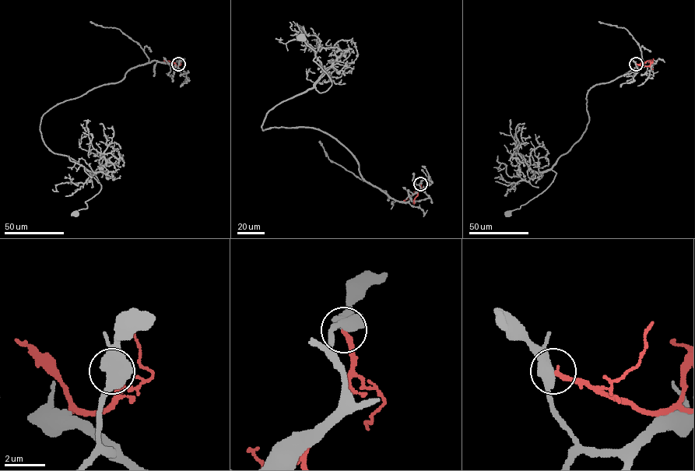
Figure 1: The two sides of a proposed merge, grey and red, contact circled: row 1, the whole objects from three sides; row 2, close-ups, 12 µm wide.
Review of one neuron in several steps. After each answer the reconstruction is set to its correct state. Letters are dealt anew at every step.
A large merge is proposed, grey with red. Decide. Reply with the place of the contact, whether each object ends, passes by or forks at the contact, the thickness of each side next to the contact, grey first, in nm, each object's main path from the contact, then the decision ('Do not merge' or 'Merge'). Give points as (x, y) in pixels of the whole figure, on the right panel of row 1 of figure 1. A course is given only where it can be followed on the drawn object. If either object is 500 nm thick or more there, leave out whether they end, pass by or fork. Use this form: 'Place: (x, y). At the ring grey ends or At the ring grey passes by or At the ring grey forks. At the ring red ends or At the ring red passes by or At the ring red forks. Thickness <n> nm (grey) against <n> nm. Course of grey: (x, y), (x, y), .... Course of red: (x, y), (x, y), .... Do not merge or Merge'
Place: (636, 64). Thickness 600 nm (grey) against 240 nm. Course of grey: (636, 63), (640, 68), (651, 63), (647, 61), (588, 91), (587, 128), (553, 165), (553, 181), (507, 213). Course of red: (636, 63), (642, 66), (651, 59). Do not merge

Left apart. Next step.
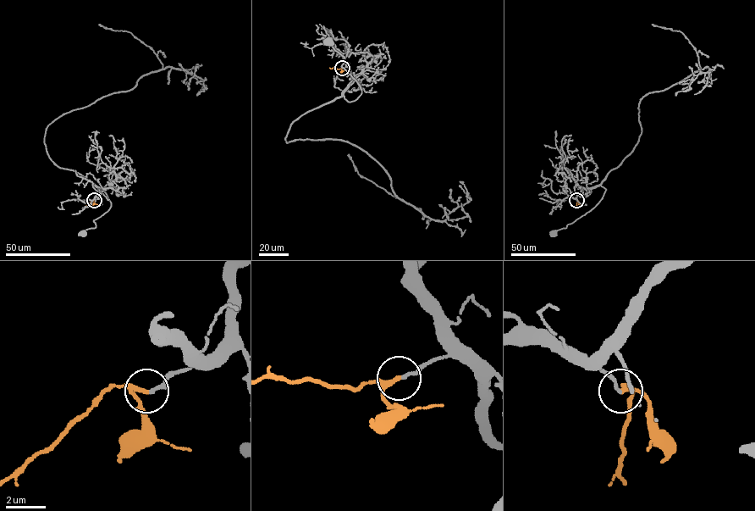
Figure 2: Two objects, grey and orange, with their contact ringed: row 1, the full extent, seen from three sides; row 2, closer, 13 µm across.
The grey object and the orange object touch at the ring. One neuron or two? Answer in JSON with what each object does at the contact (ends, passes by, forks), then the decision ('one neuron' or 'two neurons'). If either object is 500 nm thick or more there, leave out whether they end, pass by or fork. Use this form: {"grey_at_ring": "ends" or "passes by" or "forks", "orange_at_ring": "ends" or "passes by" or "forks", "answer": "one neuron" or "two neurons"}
{"grey_at_ring": "ends", "orange_at_ring": "passes by", "answer": "one neuron"}

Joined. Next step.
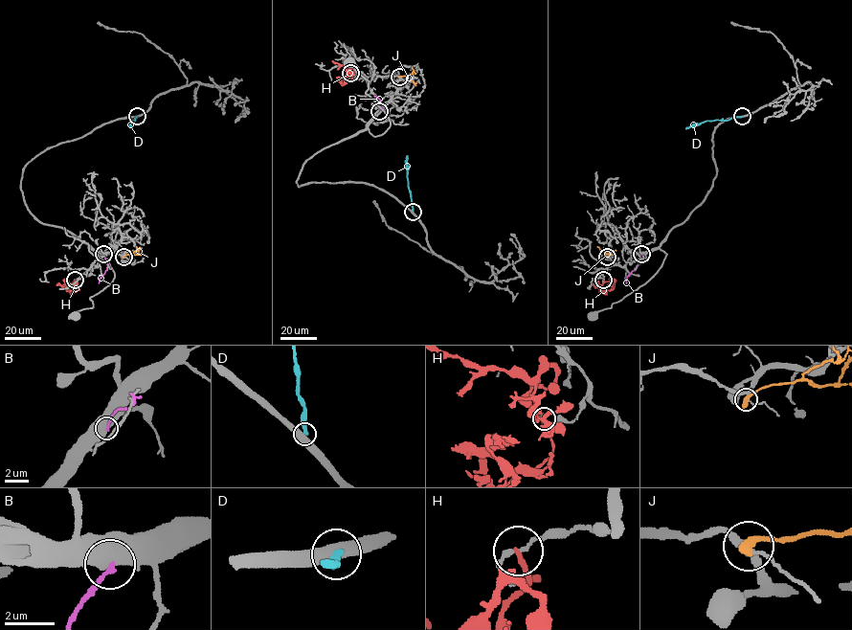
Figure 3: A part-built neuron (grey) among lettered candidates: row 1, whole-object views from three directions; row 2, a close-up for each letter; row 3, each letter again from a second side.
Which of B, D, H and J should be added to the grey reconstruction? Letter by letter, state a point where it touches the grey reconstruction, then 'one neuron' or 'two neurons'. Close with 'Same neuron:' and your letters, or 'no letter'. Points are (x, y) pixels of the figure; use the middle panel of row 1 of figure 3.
B: meets grey at (379, 111); two neurons
D: meets grey at (413, 212); two neurons
H: meets grey at (350, 73); two neurons
J: meets grey at (399, 77); two neurons
Same neuron: no letter

